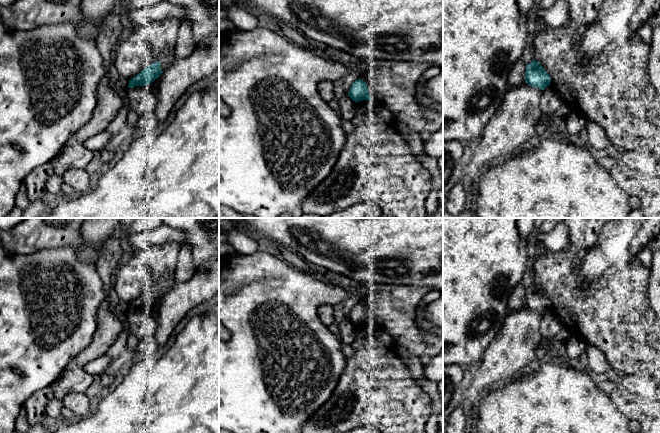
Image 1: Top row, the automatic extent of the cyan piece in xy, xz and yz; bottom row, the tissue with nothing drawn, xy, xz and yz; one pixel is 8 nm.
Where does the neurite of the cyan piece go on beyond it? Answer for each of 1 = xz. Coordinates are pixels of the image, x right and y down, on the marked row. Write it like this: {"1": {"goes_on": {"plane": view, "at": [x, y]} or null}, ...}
{"1": {"goes_on": null}}

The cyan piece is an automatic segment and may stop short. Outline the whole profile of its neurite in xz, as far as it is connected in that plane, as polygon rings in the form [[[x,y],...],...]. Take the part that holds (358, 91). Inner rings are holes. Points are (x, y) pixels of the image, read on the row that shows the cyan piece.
[[[360,78],[353,82],[348,92],[348,96],[356,103],[362,100],[371,100],[366,82]]]

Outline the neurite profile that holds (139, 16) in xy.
[[[162,0],[153,6],[128,9],[127,17],[136,27],[139,27],[169,17],[182,18],[183,15],[184,10],[182,7],[174,5],[166,0]]]

